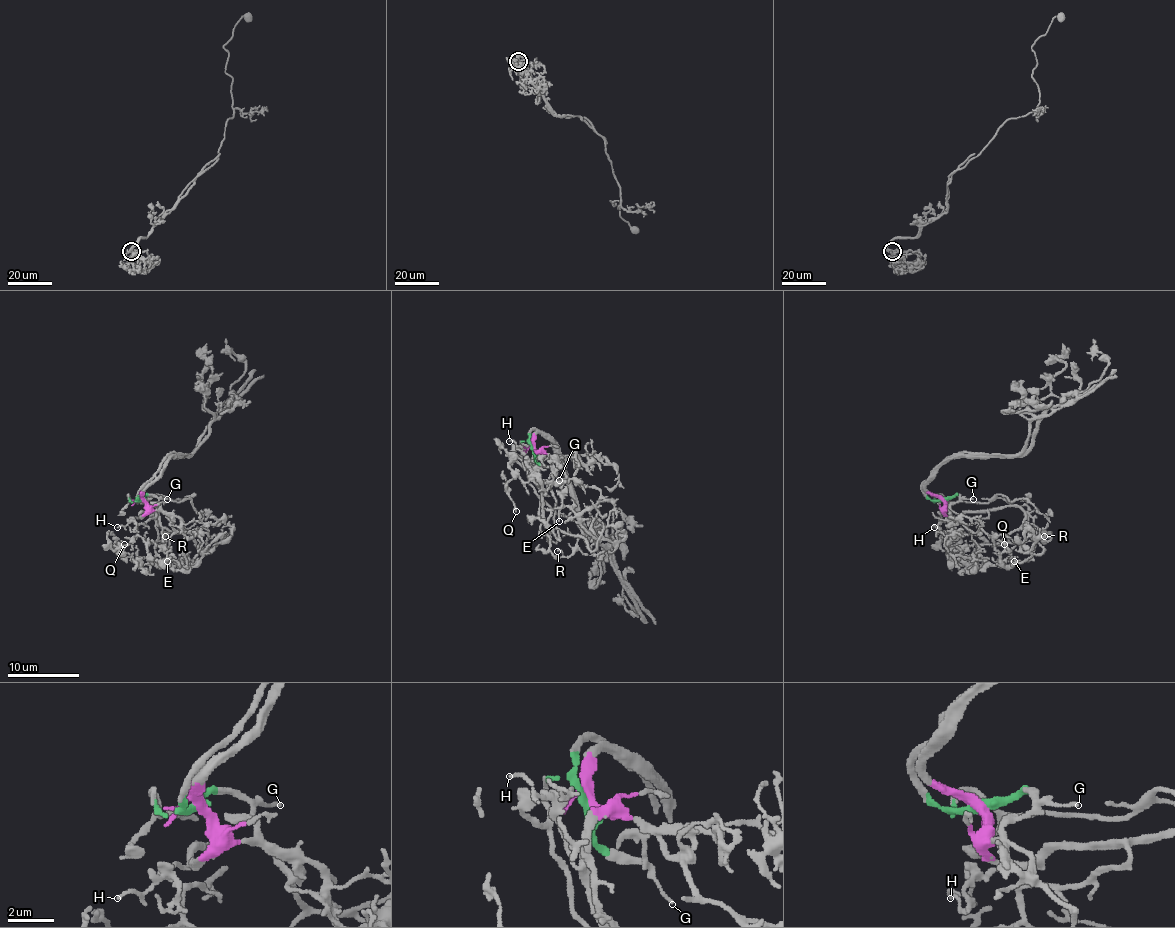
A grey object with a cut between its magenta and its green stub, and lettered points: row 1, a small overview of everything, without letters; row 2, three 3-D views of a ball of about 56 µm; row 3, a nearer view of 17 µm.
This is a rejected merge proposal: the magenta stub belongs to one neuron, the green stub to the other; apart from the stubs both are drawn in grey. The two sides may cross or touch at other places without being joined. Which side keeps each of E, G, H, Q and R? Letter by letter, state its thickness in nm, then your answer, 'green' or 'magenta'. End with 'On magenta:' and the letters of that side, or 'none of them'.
E: 110 nm thick; magenta
G: 110 nm thick; green
H: 90 nm thick; magenta
Q: 180 nm thick; magenta
R: 150 nm thick; green
On magenta: E, H, Q

